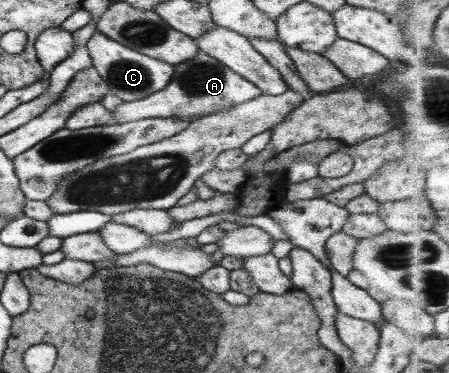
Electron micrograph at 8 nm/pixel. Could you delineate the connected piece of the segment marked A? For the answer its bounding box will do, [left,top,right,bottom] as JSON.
[112,49,261,125]

